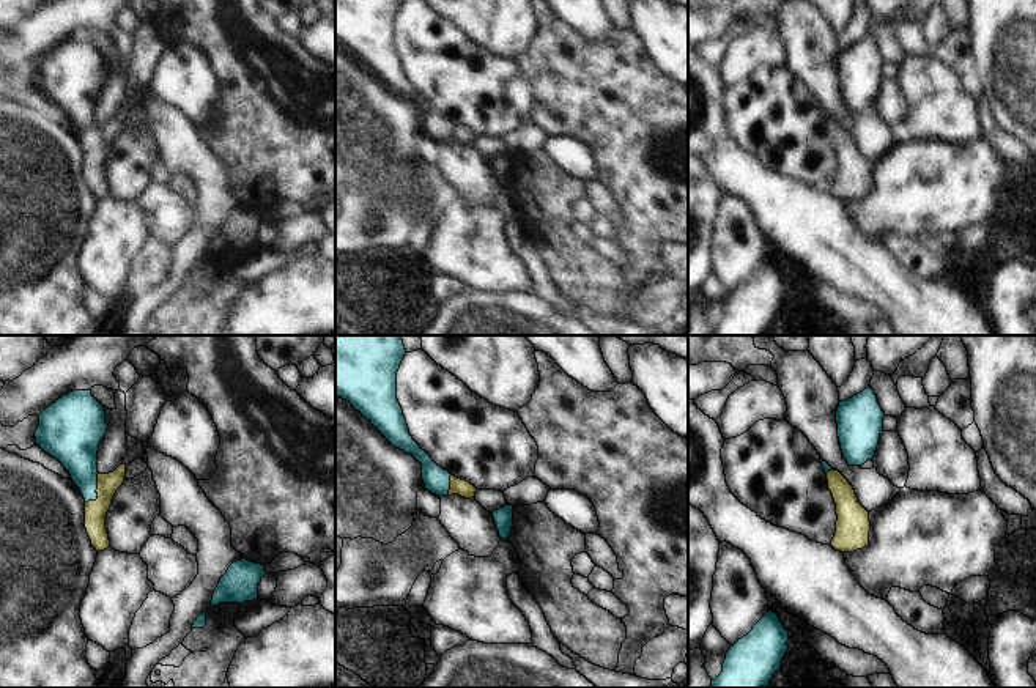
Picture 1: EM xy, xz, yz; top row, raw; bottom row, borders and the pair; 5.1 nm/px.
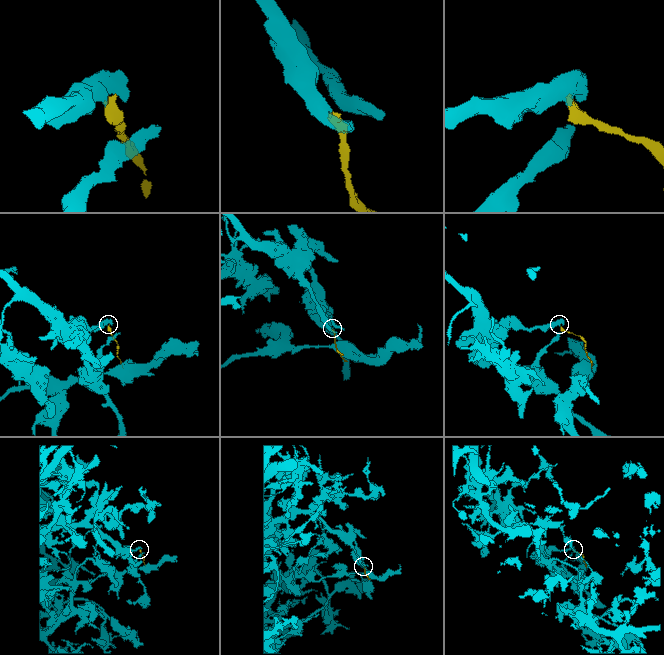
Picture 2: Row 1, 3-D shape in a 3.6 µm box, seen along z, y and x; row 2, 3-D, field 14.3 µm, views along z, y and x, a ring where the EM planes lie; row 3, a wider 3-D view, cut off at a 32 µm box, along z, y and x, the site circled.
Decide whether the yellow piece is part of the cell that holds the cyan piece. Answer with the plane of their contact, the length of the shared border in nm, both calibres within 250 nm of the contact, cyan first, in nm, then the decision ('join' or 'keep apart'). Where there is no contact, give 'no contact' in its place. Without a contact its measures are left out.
meets cyan in xy; contact 170 nm long; 220 nm thick on the cyan side, 110 nm on the other; join

